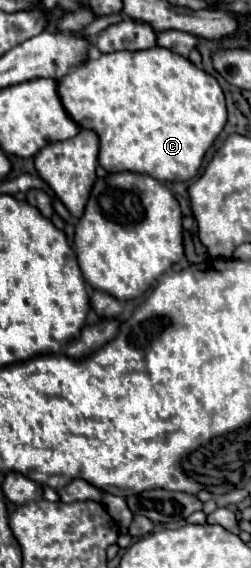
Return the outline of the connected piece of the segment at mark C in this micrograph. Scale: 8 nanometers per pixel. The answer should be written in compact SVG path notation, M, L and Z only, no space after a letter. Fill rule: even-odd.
M148 48L144 52L110 52L110 54L100 54L94 60L88 60L80 66L74 68L74 72L66 74L60 82L58 82L58 96L62 100L64 110L68 112L68 116L86 130L94 130L100 138L100 154L98 154L98 164L106 170L106 172L138 172L138 174L148 174L154 180L160 182L182 182L182 180L190 180L192 176L196 176L202 158L206 154L206 150L212 146L212 142L216 140L216 136L222 132L224 124L226 124L226 102L224 102L224 94L222 88L218 84L218 80L214 76L210 76L208 72L196 68L188 58L176 56L174 52L166 50L166 48Z

